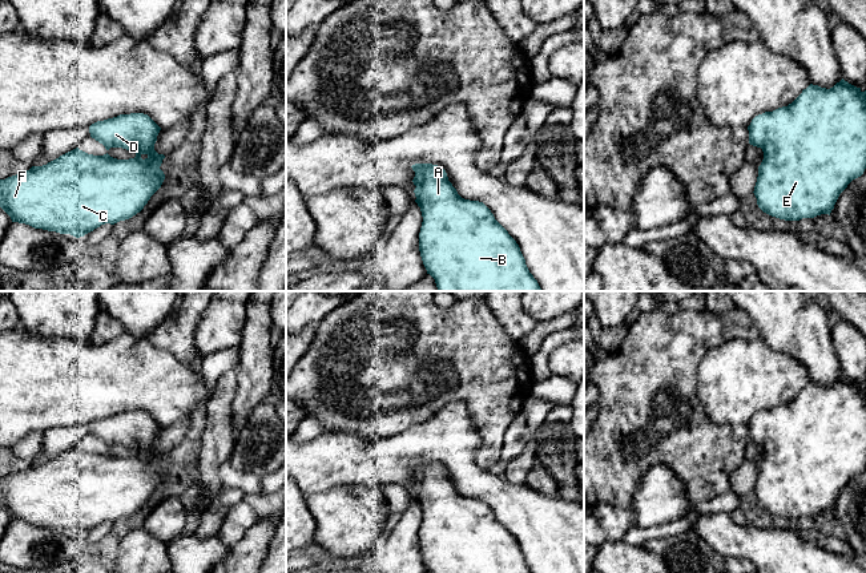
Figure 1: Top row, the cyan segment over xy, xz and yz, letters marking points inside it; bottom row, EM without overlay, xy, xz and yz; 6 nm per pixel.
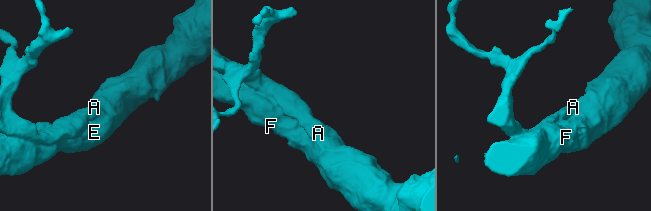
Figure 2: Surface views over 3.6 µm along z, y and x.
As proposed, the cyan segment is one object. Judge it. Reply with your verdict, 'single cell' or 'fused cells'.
single cell

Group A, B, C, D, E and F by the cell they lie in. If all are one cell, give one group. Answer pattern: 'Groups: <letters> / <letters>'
Groups: A B C D E F

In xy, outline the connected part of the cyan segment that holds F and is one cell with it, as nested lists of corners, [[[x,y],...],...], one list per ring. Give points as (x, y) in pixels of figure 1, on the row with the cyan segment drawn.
[[[144,113],[120,114],[89,126],[90,137],[105,146],[136,153],[134,158],[117,160],[108,153],[88,154],[78,148],[43,166],[0,179],[0,207],[12,222],[35,229],[84,237],[101,225],[114,225],[140,213],[161,187],[165,174],[160,169],[164,154],[154,150],[161,128]]]

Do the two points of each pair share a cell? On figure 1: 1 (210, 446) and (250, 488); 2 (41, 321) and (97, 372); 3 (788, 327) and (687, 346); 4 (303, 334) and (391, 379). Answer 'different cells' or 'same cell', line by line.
1: different cells
2: different cells
3: different cells
4: different cells

